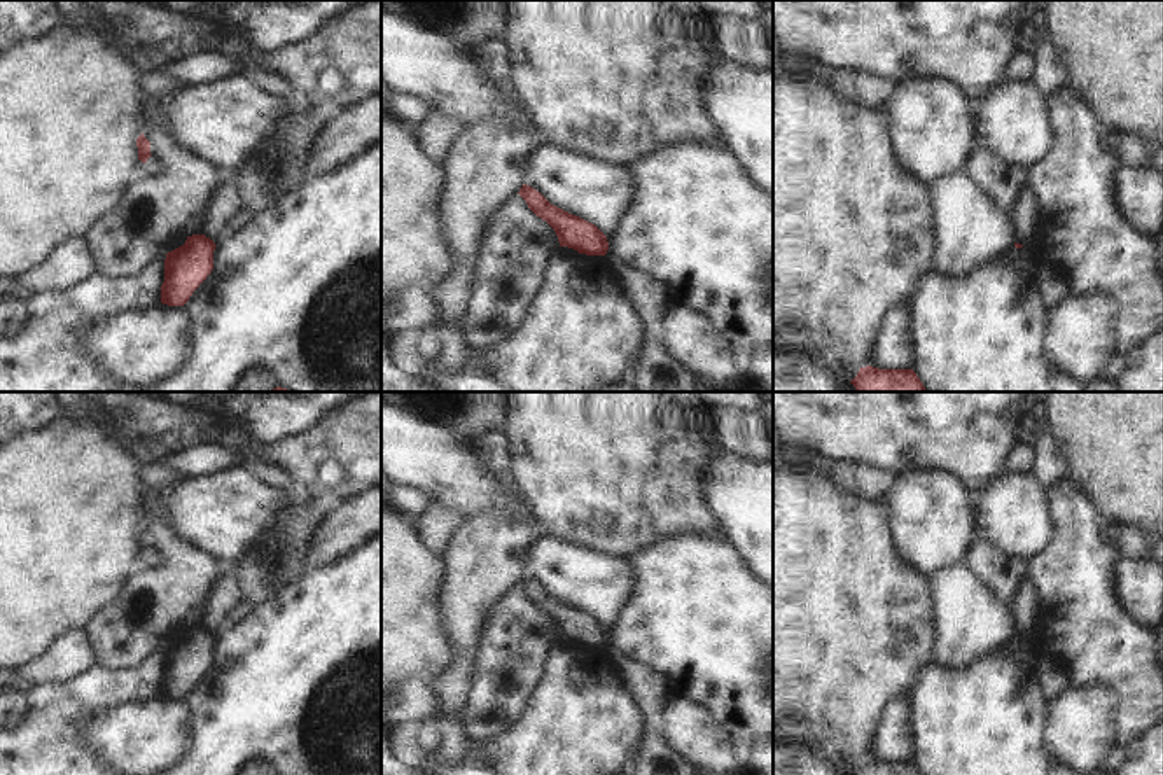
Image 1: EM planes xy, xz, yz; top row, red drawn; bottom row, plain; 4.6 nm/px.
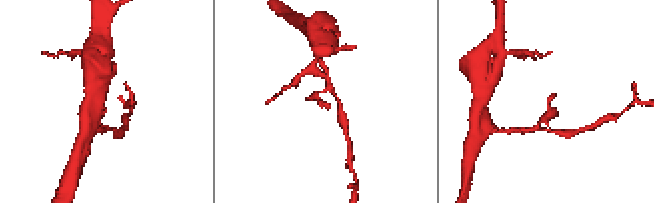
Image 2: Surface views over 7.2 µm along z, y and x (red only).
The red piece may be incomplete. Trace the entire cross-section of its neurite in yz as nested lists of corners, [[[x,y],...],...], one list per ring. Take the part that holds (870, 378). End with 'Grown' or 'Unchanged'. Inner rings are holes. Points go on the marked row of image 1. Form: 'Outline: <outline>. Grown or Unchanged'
Outline: [[[860,367],[850,381],[855,392],[927,392],[913,369]]]. Unchanged.

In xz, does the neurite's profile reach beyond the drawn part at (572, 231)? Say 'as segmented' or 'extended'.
as segmented

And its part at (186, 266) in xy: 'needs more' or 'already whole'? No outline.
already whole

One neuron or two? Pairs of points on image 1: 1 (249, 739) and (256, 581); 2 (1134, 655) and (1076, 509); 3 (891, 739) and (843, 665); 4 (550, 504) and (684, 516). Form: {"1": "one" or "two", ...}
{"1": "two", "2": "one", "3": "two", "4": "one"}

